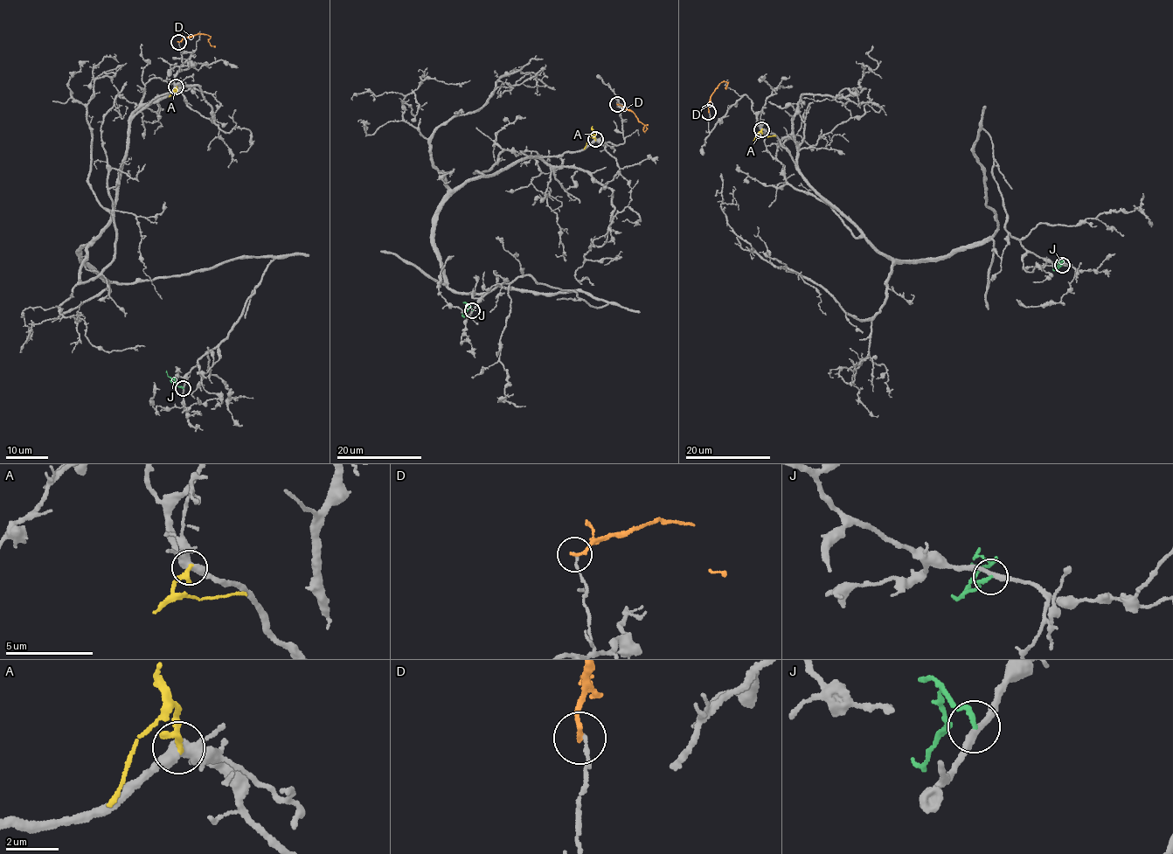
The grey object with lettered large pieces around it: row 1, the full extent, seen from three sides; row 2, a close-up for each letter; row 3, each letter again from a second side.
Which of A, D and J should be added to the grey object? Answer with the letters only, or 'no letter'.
no letter

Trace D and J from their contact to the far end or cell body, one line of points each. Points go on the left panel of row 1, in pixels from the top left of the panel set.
D: (178, 41), (200, 33), (206, 34), (210, 36), (210, 44), (215, 47)
J: (183, 388), (175, 384), (166, 371)

